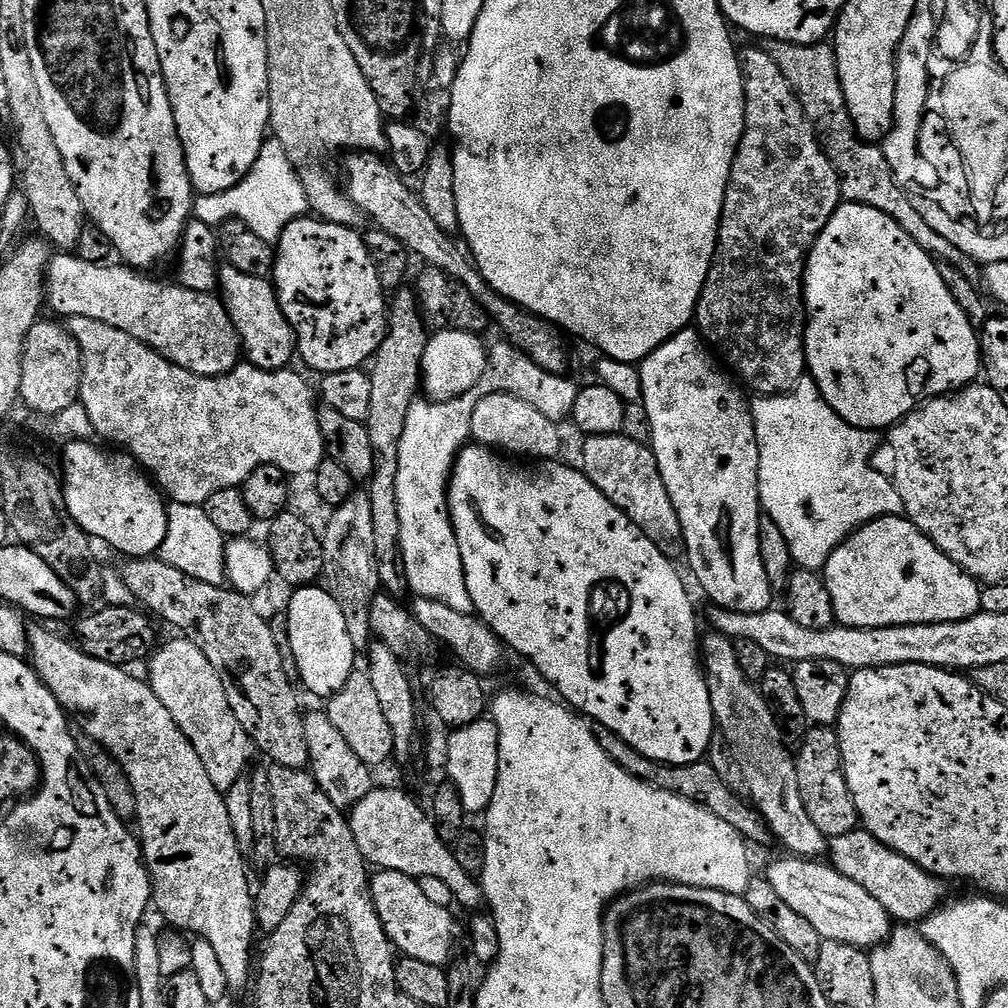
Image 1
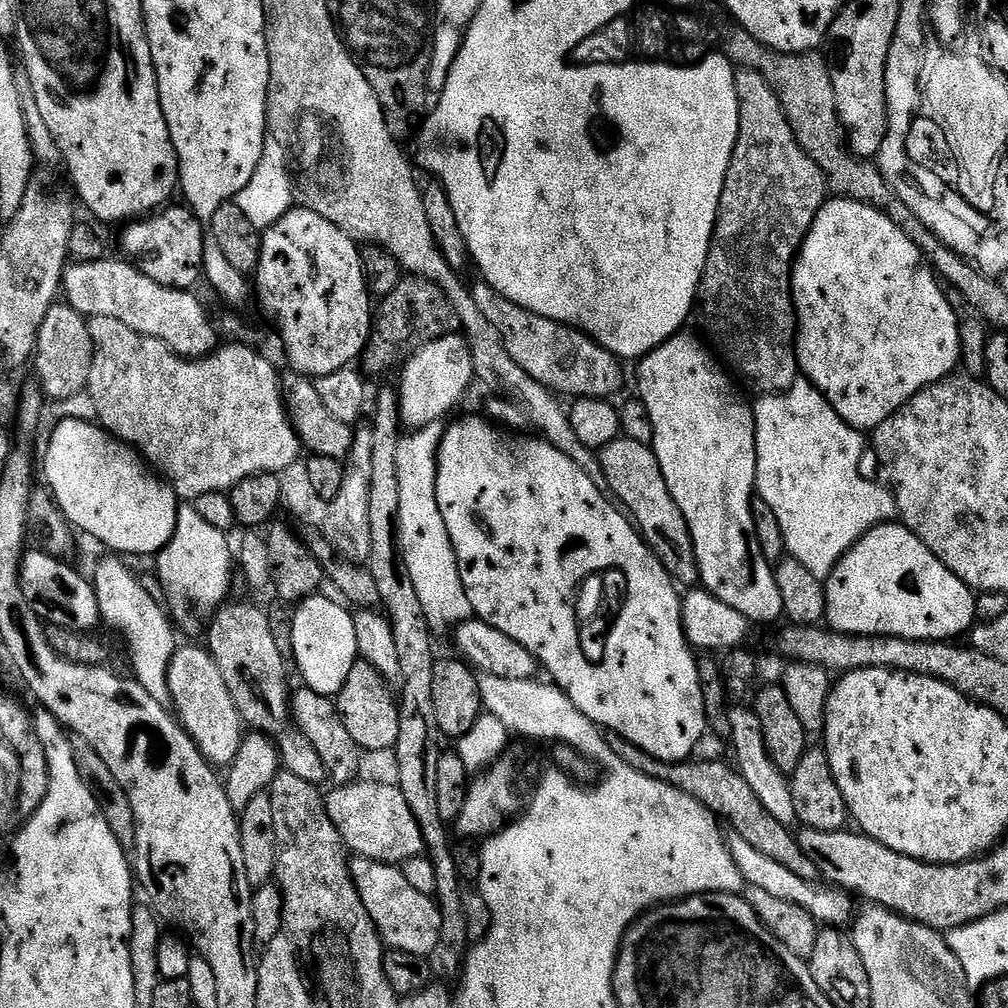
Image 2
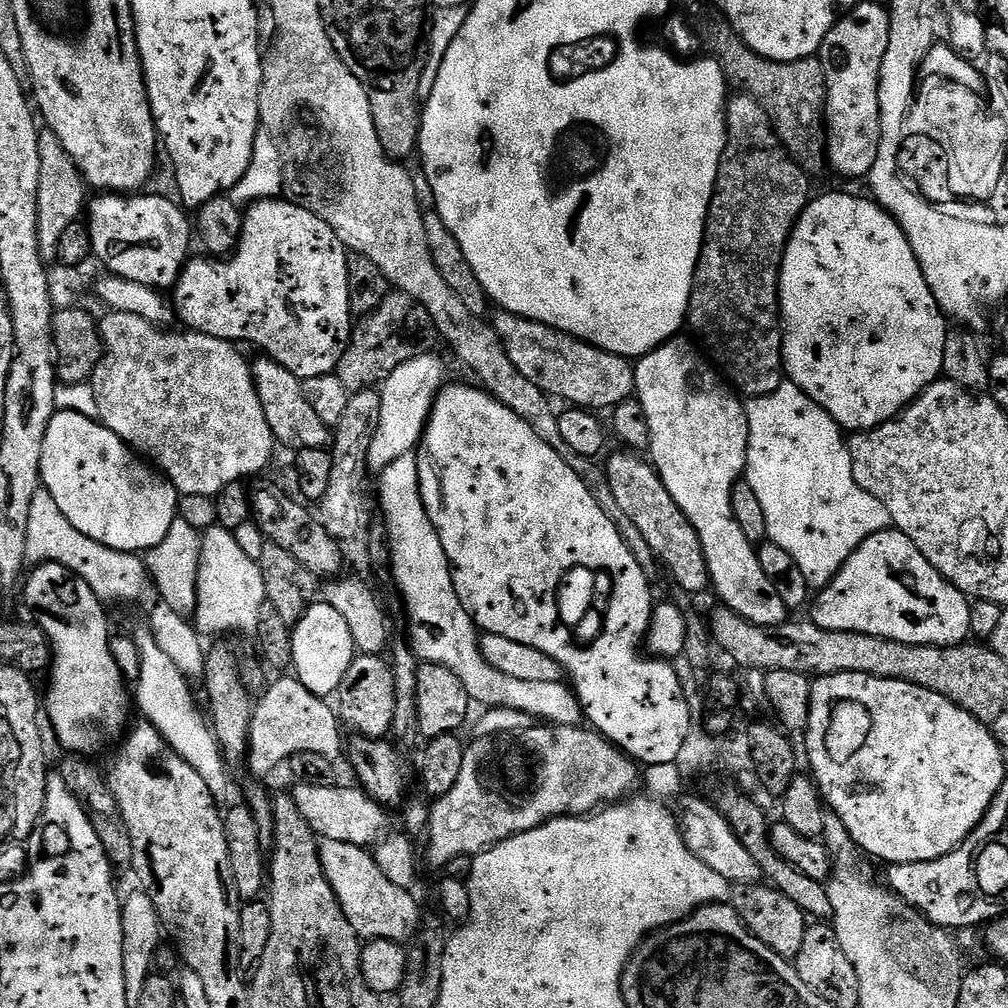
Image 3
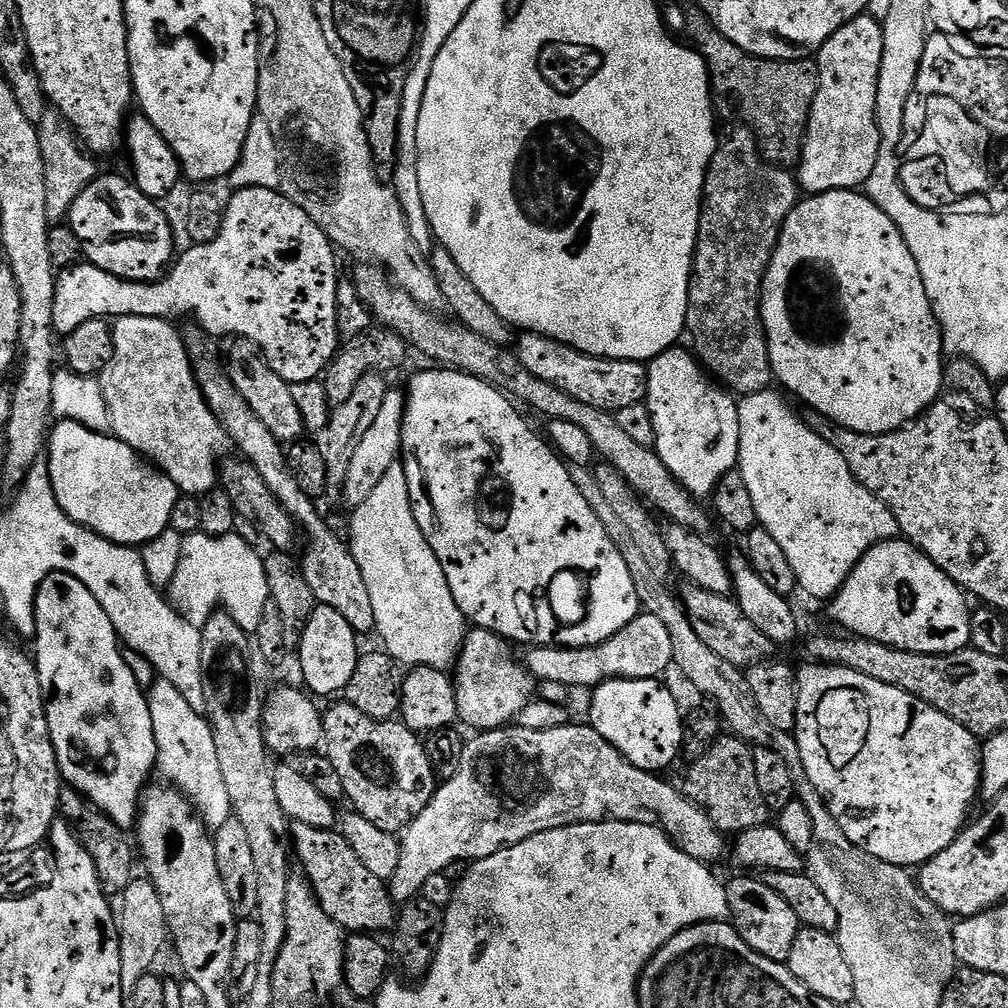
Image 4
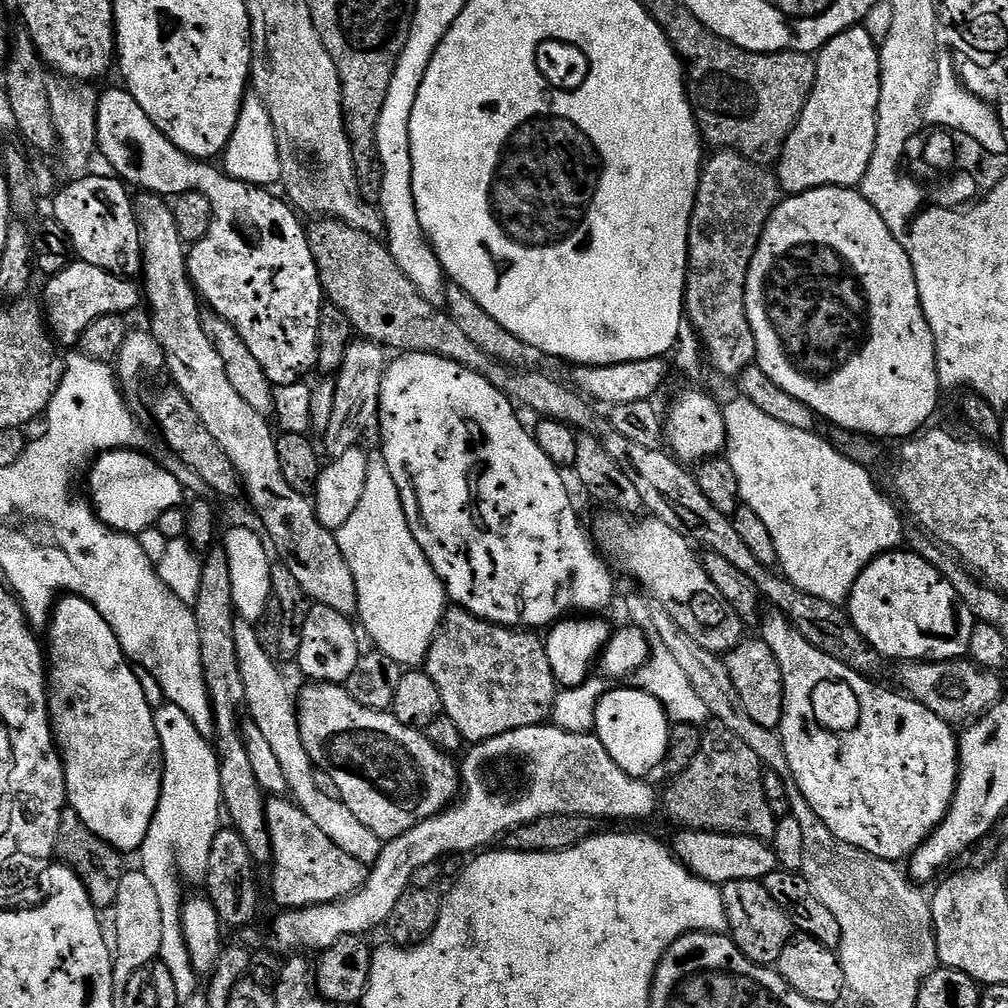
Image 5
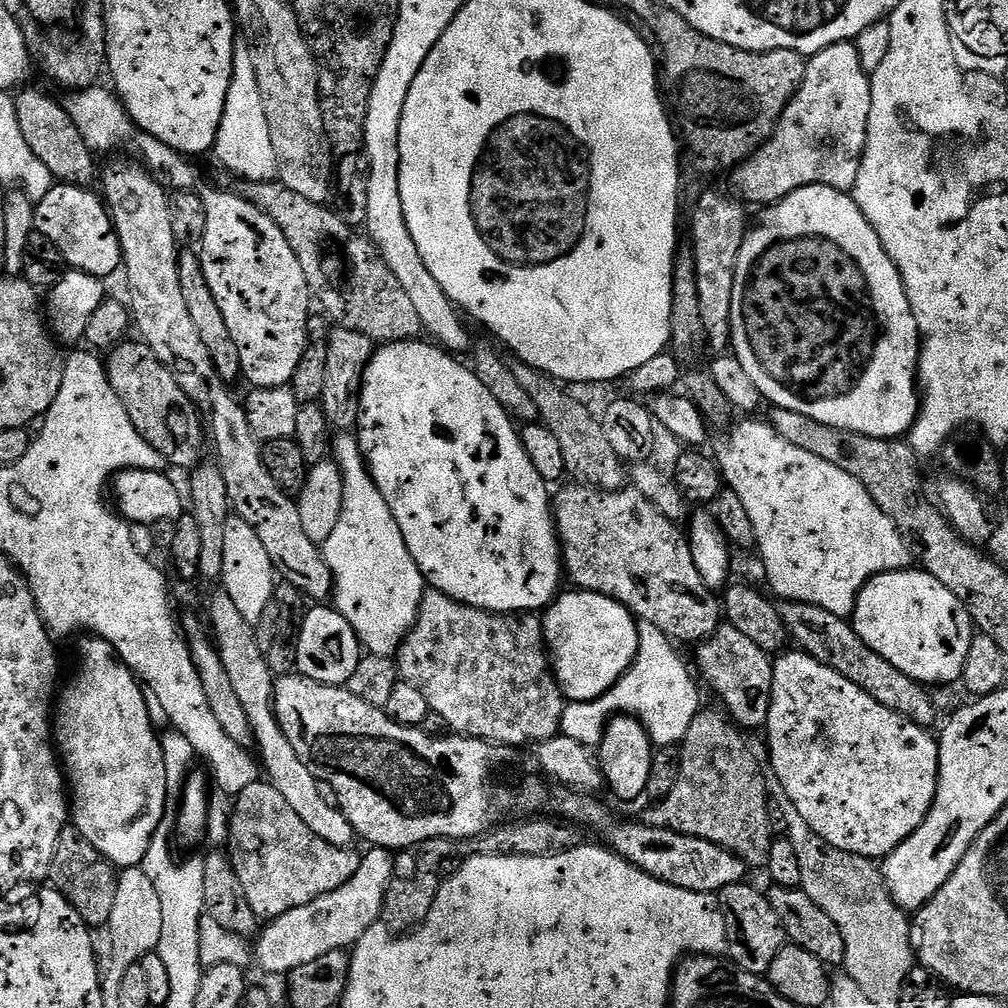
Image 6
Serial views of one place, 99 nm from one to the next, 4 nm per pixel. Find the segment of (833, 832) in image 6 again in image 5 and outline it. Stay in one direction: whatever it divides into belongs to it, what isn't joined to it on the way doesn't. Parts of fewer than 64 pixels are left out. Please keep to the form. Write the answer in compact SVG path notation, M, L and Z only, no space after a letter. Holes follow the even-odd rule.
M765 611L759 621L759 628L759 639L763 640L766 646L770 646L770 654L774 654L774 658L778 658L778 666L784 675L784 709L778 735L786 750L786 762L790 762L792 780L798 786L798 790L802 790L802 798L806 798L806 802L810 802L810 810L814 810L814 814L818 814L818 818L822 818L825 826L842 842L846 842L858 850L866 850L866 854L874 854L883 860L907 861L912 853L918 851L924 845L924 841L936 831L936 827L944 821L944 816L948 813L948 808L956 793L956 775L960 773L960 750L958 736L953 725L942 722L942 718L938 718L938 714L926 710L926 706L922 706L911 696L901 694L899 691L891 692L888 688L879 688L872 681L875 679L869 678L865 673L856 672L852 668L847 668L842 662L822 654L822 650L810 646L810 642L806 642L806 638L802 638L802 634L798 634L798 630L781 612Z

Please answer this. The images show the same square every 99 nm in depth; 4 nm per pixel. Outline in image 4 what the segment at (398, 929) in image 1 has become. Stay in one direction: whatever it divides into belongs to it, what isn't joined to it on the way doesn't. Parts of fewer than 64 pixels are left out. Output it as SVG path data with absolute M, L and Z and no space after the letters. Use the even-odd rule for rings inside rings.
M293 823L290 844L295 859L297 856L304 867L301 868L303 875L308 877L322 910L326 910L329 918L341 929L352 934L380 934L383 928L391 929L395 925L398 908L388 892L387 883L374 878L374 874L358 862L358 854L350 850L346 838L339 831Z

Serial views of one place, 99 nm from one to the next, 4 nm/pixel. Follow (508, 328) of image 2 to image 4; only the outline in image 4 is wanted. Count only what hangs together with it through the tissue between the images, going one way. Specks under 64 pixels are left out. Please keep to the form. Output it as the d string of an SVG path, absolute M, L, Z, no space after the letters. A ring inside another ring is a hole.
M525 331L517 337L514 351L530 374L598 409L614 414L624 406L639 404L647 399L648 369L641 361L610 360L586 355L568 344L558 343L537 332Z

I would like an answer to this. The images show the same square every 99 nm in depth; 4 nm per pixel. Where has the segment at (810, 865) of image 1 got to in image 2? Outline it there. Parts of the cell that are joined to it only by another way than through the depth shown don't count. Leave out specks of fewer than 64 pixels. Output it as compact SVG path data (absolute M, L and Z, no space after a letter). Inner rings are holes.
M729 831L726 839L730 854L742 874L745 885L758 890L766 890L770 894L774 894L774 898L782 898L786 902L794 902L798 906L802 906L802 910L806 910L814 917L817 925L843 929L853 923L853 897L843 888L829 886L824 882L813 882L798 878L798 874L794 874L790 870L786 870L786 866L774 862L774 858L766 858L766 854L758 854L758 850L754 850L754 846L750 846L750 842L746 842L746 838L742 838L737 832Z

